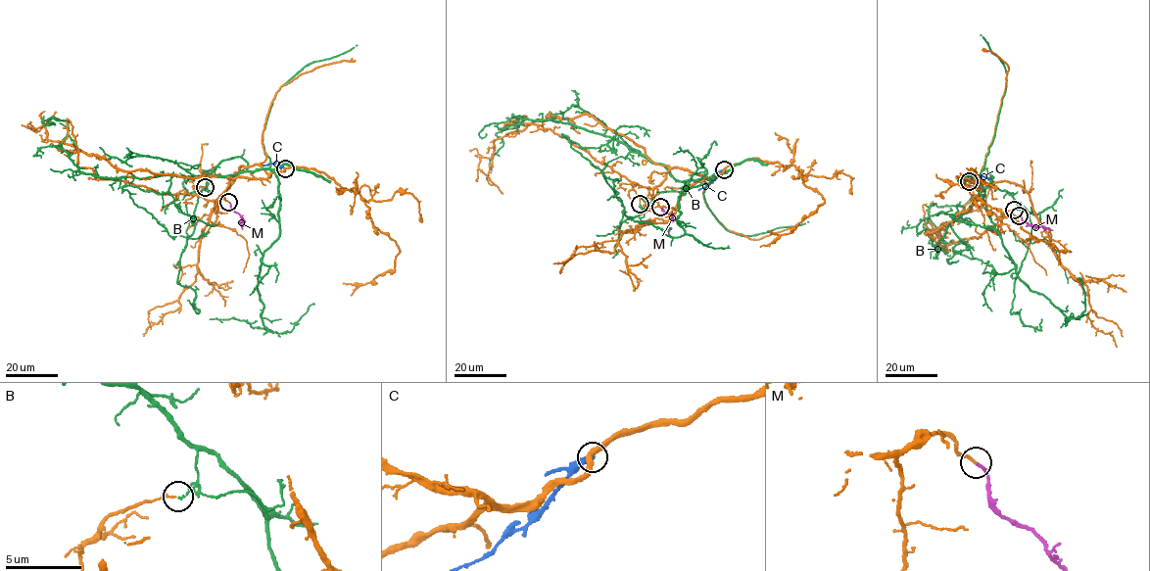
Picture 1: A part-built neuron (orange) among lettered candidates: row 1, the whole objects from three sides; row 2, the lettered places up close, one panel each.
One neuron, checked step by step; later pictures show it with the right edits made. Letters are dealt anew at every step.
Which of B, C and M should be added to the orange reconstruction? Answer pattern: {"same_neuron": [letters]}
{"same_neuron": ["M"]}

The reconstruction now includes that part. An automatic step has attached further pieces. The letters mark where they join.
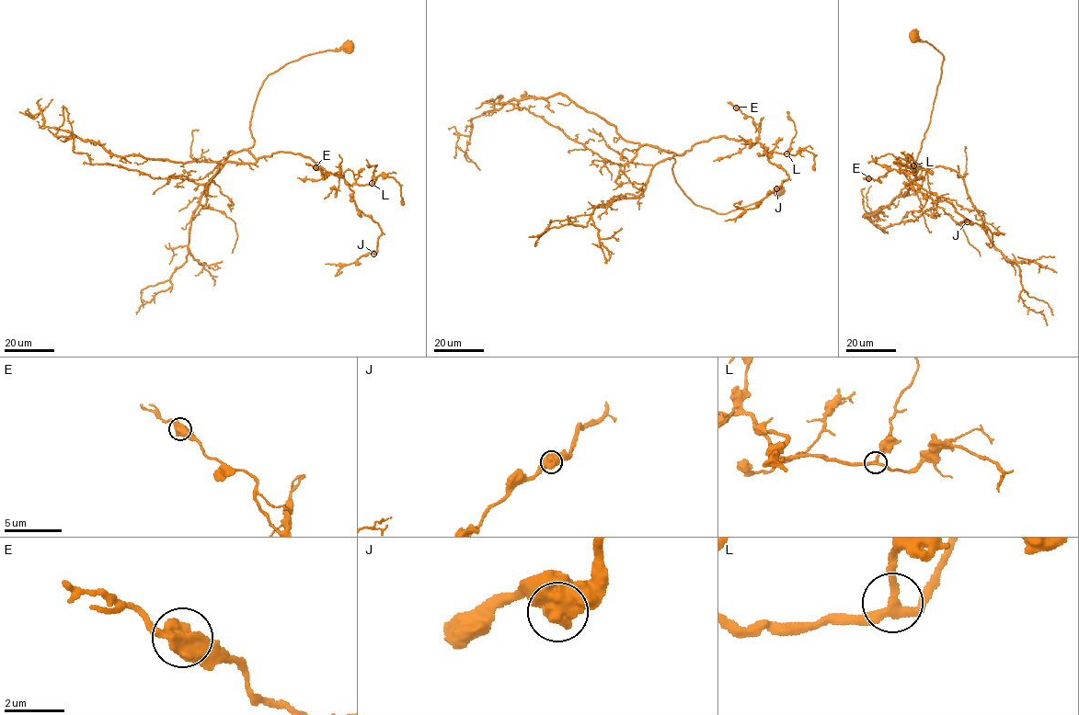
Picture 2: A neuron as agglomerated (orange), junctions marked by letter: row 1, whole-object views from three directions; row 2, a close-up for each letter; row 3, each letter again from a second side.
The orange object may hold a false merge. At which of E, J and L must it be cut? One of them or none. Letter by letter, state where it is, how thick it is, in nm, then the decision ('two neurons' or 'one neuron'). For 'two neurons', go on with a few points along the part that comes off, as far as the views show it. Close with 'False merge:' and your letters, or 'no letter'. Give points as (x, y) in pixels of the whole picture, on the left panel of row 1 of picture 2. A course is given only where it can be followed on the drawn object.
E: (315, 167) | 650 nm | one neuron
J: (373, 254) | 700 nm | one neuron
L: (372, 183) | 240 nm | one neuron
False merge: no letter

